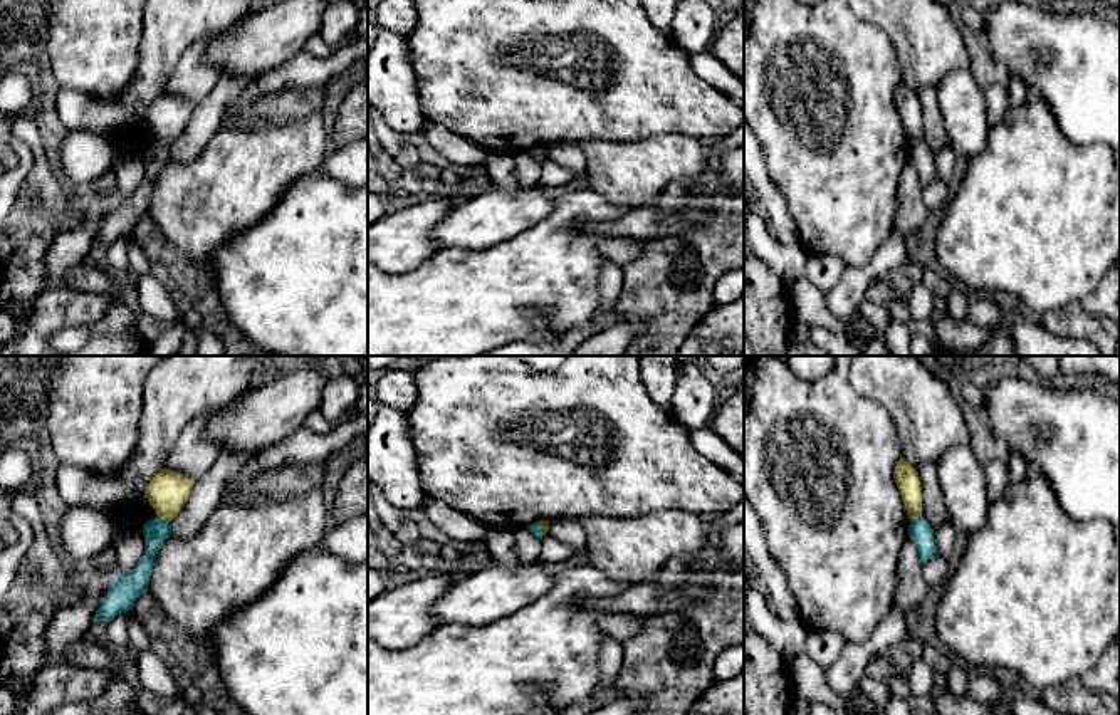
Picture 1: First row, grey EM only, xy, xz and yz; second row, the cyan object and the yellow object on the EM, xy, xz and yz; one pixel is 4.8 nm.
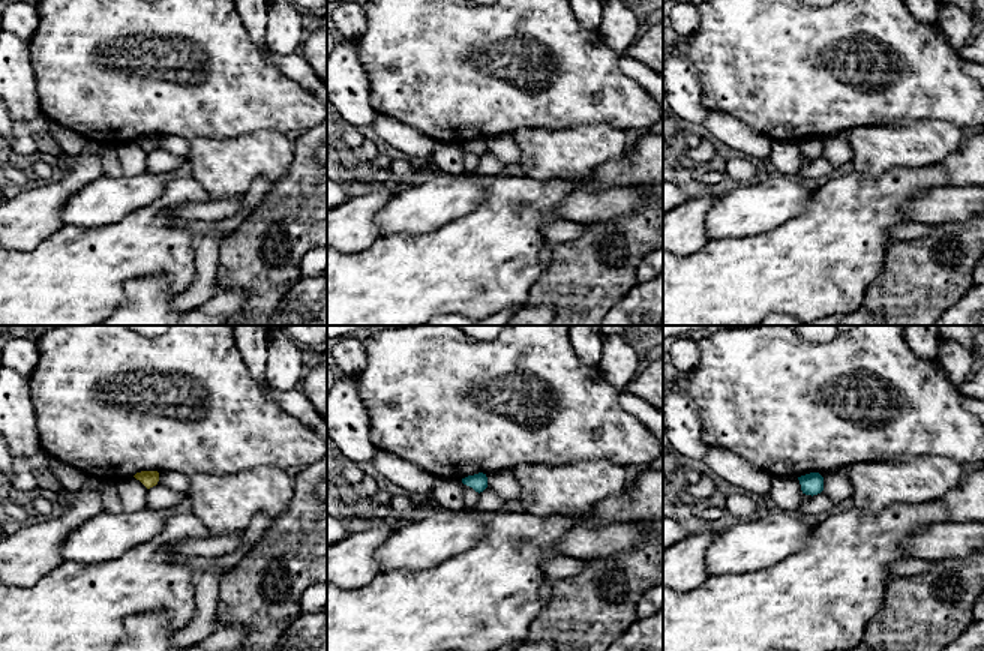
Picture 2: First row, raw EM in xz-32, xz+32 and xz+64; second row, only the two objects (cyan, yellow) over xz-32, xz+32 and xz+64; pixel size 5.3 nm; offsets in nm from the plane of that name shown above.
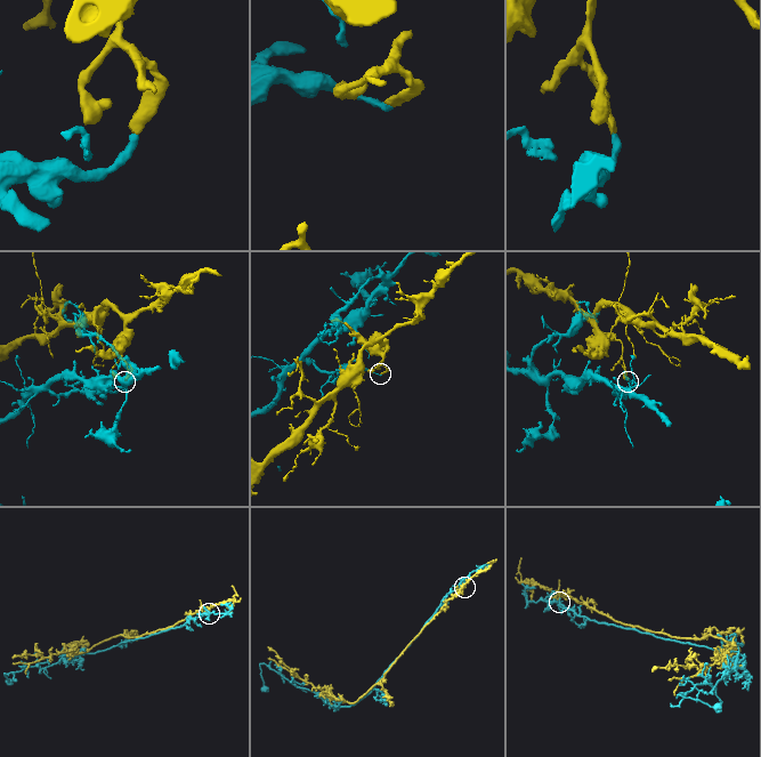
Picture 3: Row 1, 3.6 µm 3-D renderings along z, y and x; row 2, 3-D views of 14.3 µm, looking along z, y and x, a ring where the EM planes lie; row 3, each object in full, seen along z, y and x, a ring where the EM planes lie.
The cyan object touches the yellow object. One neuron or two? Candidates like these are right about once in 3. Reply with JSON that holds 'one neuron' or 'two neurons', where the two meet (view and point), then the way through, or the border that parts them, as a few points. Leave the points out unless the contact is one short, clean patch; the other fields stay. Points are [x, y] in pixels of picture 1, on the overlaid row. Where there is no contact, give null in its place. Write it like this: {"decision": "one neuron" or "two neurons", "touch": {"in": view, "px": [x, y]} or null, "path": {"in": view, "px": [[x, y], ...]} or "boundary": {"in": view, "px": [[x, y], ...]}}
{"decision": "two neurons", "touch": {"in": "xy", "px": [163, 519]}, "boundary": {"in": "xy", "px": [[157, 516], [168, 522]]}}

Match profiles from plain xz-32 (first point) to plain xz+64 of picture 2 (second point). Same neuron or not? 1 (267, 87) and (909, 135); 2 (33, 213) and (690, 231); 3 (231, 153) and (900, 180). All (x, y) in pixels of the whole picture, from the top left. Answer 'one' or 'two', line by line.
1: two
2: one
3: two

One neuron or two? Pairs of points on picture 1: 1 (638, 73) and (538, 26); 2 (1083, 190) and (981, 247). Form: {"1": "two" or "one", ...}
{"1": "one", "2": "one"}

